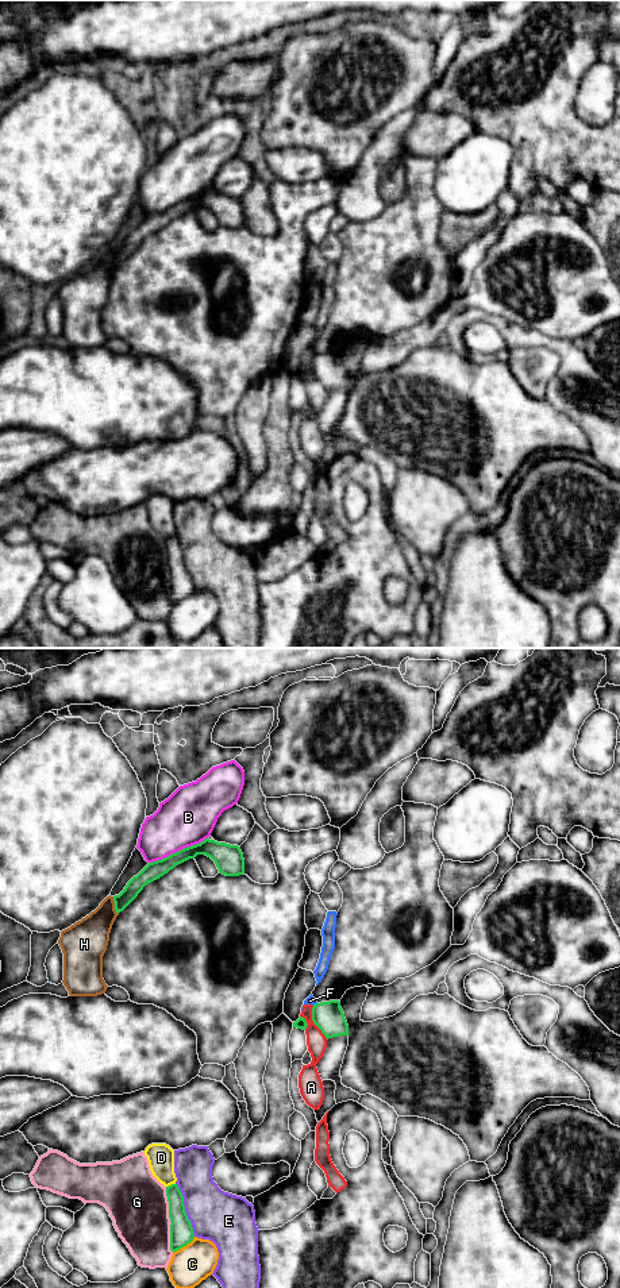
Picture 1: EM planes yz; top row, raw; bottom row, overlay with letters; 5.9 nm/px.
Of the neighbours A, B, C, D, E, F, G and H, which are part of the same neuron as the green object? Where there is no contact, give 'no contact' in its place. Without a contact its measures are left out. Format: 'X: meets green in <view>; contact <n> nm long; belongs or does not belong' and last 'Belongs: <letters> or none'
A: meets green in yz; contact 220 nm long; does not belong
B: meets green in yz; contact 380 nm long; does not belong
C: meets green in yz; contact 170 nm long; does not belong
D: meets green in yz; contact 60 nm long; does not belong
E: meets green in yz; contact 340 nm long; does not belong
F: meets green in yz; contact 40 nm long; does not belong
G: meets green in yz; contact 400 nm long; does not belong
H: meets green in yz; contact 120 nm long; does not belong
Belongs: none

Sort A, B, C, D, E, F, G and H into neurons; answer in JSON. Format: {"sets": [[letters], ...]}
{"sets": [["A", "F"], ["B"], ["C"], ["D"], ["E"], ["G"], ["H"]]}

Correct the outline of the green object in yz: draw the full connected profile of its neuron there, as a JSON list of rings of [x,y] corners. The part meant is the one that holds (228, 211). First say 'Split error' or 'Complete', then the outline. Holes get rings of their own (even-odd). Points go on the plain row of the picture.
Complete. [[[205,190],[200,196],[184,200],[162,212],[149,215],[127,235],[119,247],[113,248],[116,265],[119,266],[123,263],[146,236],[159,231],[176,217],[189,211],[195,211],[197,207],[211,209],[215,213],[219,225],[226,228],[239,228],[244,225],[244,211],[240,198]]]

